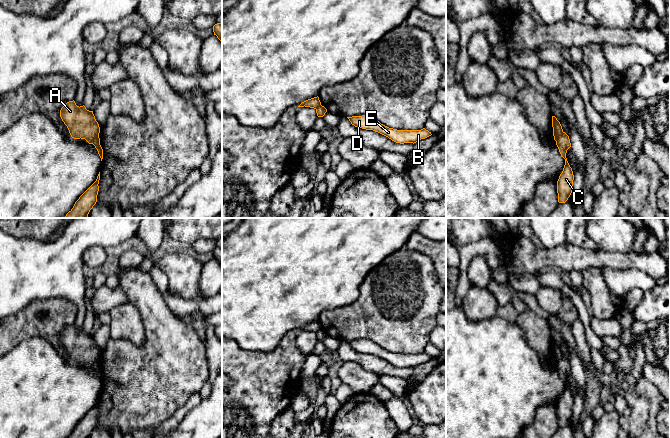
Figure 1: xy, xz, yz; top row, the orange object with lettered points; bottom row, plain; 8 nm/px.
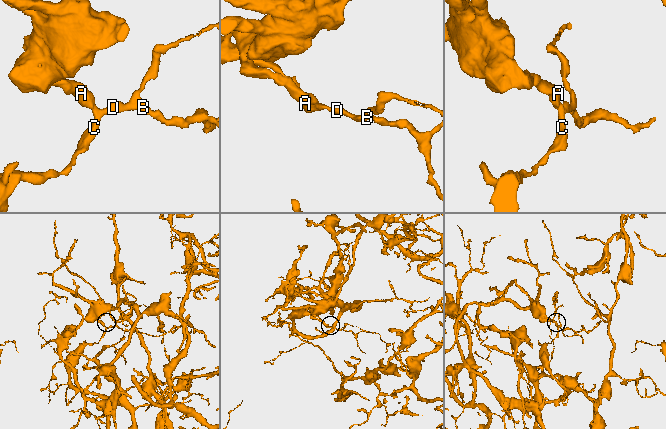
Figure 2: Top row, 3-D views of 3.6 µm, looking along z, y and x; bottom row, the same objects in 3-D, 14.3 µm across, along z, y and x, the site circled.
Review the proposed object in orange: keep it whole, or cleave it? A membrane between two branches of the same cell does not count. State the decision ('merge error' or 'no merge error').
merge error

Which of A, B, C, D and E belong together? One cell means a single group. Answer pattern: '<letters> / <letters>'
A / B C D E

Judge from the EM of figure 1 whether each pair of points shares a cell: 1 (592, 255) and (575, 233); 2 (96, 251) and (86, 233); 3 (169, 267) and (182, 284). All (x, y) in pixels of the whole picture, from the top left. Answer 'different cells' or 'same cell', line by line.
1: different cells
2: different cells
3: same cell

